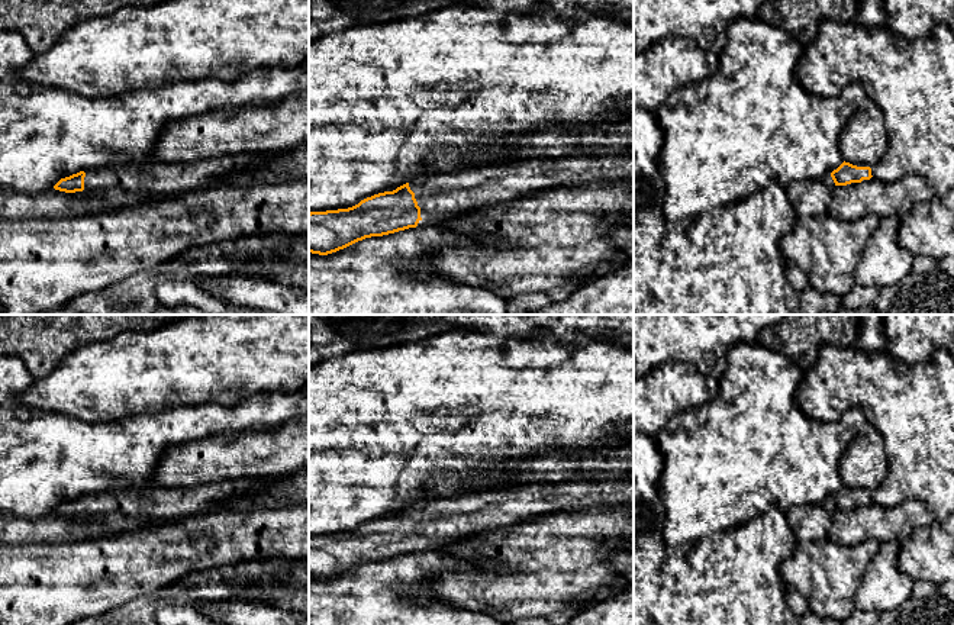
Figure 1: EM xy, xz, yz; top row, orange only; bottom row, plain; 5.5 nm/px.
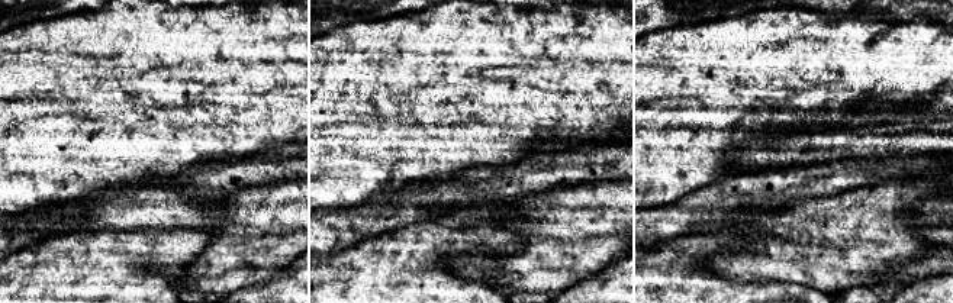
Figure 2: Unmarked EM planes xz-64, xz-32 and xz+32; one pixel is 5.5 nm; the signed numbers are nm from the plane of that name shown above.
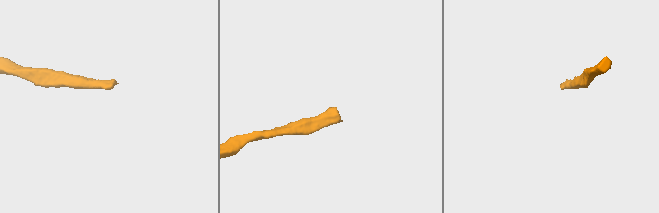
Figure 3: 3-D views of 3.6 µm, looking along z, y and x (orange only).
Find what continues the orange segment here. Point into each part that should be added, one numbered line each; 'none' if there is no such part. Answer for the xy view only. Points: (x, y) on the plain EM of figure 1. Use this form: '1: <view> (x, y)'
1: xy (157, 503)

